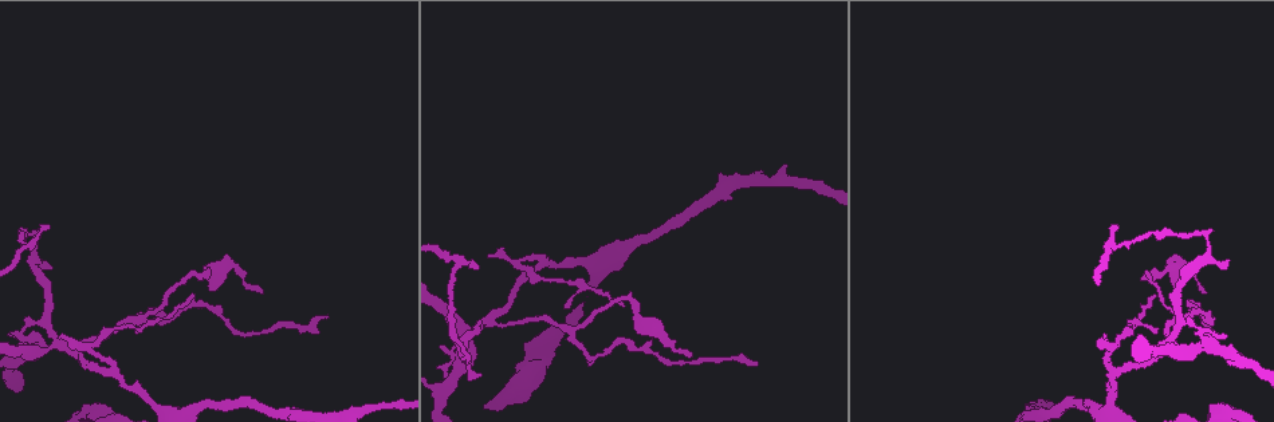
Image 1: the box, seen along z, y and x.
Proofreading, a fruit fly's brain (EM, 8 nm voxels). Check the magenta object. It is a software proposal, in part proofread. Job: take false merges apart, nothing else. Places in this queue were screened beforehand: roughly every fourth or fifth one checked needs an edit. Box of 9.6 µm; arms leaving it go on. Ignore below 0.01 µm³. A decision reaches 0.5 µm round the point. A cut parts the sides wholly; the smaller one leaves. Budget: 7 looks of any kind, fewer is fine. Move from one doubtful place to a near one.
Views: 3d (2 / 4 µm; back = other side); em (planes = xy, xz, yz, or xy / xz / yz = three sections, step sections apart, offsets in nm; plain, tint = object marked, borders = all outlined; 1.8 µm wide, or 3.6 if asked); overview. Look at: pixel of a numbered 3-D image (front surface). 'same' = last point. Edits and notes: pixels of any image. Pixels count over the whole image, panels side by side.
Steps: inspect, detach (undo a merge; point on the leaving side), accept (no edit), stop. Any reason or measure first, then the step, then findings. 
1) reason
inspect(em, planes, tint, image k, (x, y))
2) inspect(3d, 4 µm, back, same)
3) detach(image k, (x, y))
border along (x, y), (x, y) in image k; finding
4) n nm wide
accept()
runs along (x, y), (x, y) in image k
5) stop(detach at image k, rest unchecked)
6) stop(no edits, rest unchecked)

abrupt turn
inspect(em, planes, plain, image 1, (143, 314))

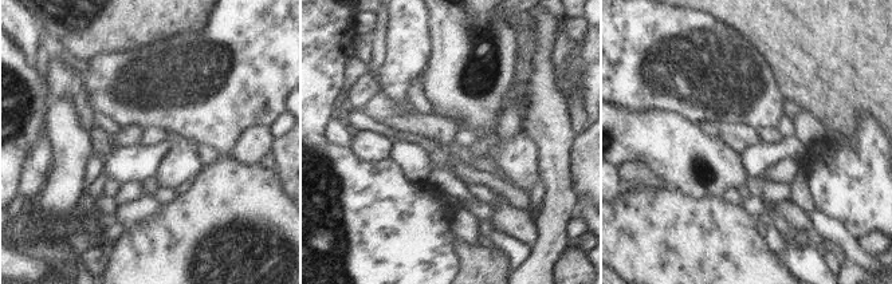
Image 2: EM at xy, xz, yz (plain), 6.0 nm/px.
inspect(em, planes, tint, same)

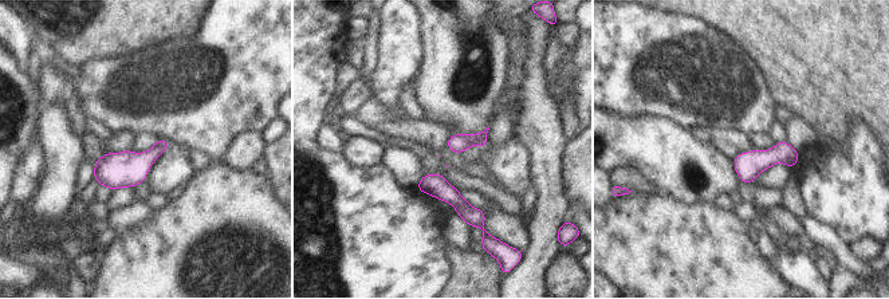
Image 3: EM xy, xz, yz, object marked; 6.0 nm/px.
accept()
continuous, no second neuron

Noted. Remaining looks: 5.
thick turns thin
inspect(em, xz, step 8, tint, image 1, (207, 274))

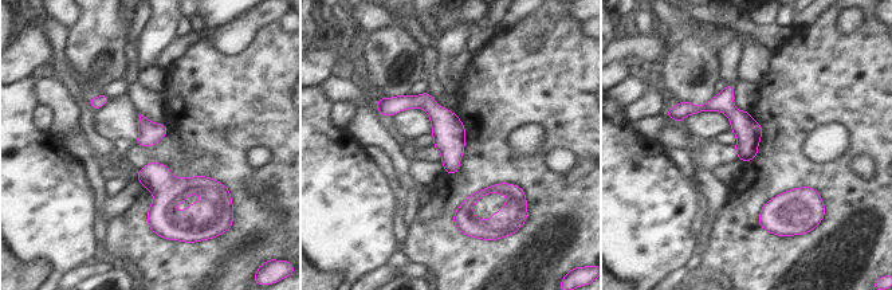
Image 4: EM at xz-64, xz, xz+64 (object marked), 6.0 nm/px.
inspect(em, planes, tint, same)

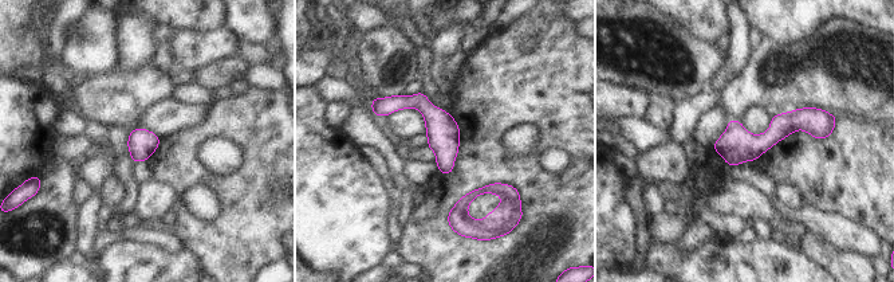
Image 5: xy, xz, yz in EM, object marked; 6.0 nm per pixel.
accept()
runs along (824, 128), (787, 122), (763, 143), (717, 147) in image 5; one neuron here

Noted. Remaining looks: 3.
looks like a crossing
inspect(3d, 2 µm, back, image 1, (489, 322))

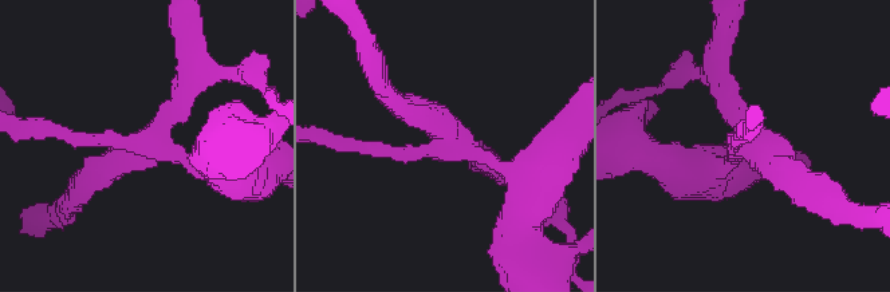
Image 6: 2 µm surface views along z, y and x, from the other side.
inspect(em, xz, step 16, tint, image 6, (750, 144))

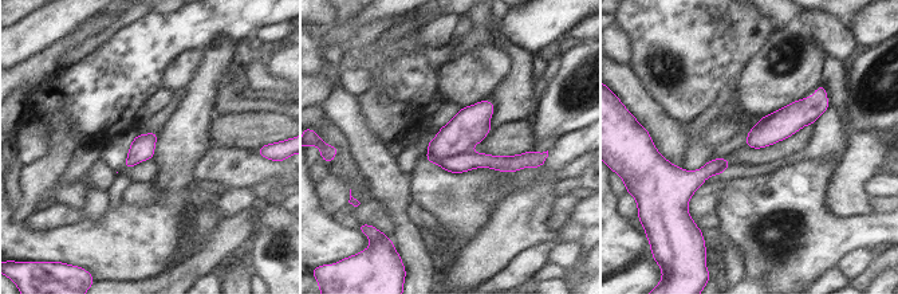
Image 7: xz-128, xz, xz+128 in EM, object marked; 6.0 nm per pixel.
cut it another way
inspect(em, planes, tint, same)

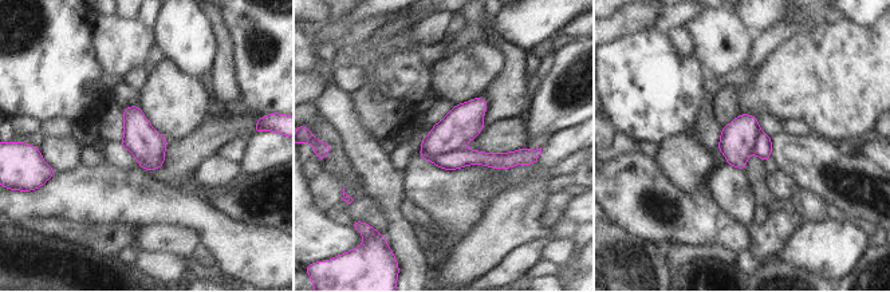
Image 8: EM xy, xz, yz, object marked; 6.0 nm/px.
detach(image 8, (457, 158))
the part that leaves runs along (523, 157), (432, 158) in image 8; two neurons meet here

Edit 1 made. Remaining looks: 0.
stop(detach at image 8, rest unchecked)

